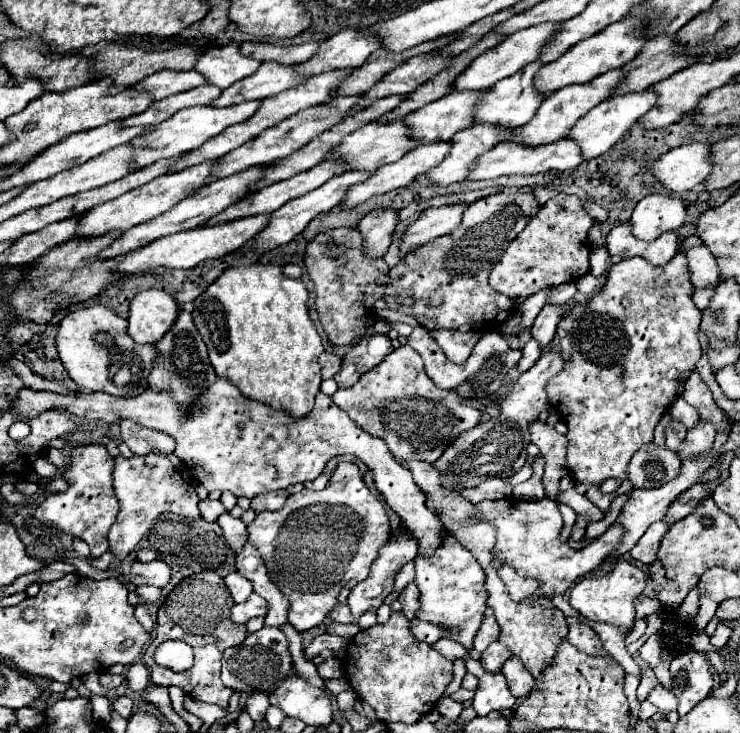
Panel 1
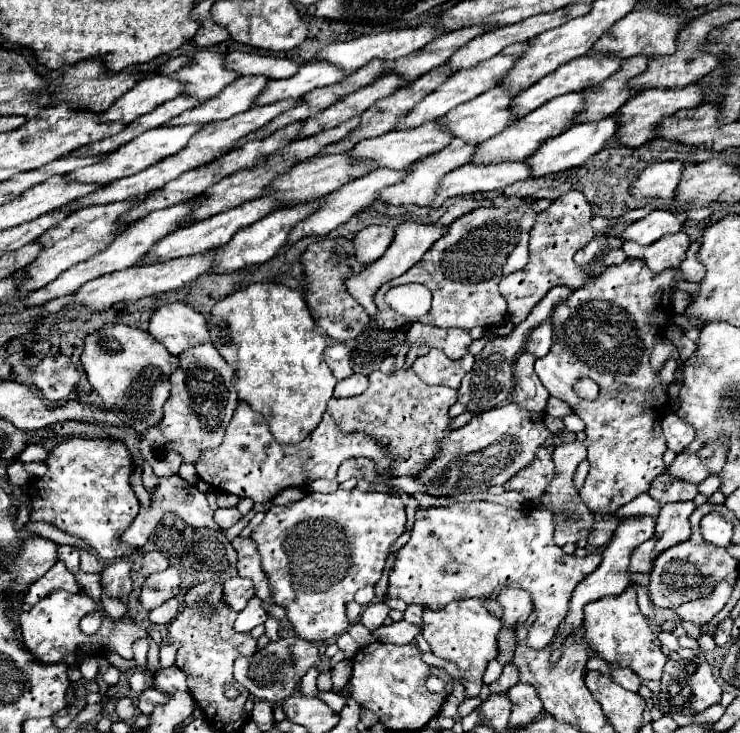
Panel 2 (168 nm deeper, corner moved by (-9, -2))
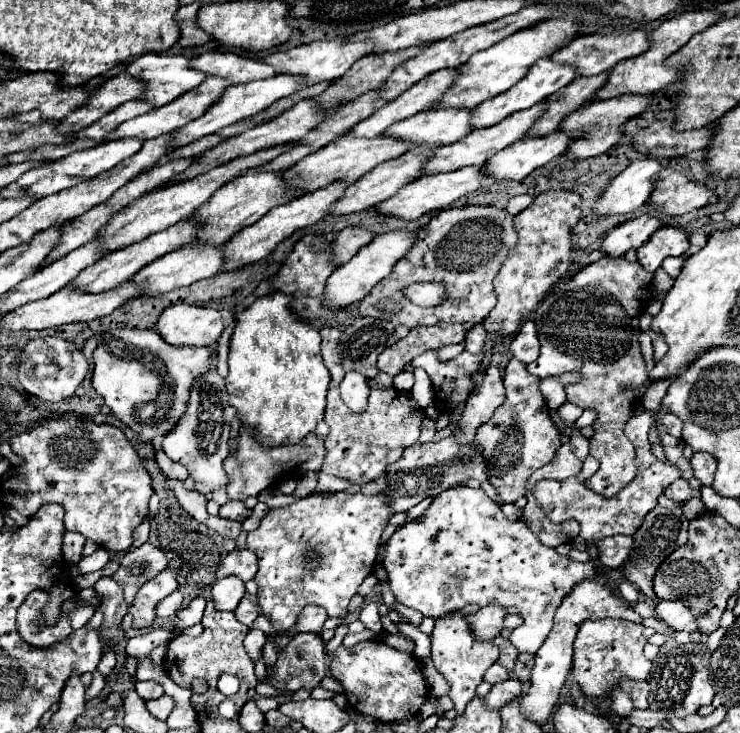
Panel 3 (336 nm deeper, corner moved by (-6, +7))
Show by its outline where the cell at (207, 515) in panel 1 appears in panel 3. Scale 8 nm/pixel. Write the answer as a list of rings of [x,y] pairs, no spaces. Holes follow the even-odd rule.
[[[228,501],[224,507],[220,507],[220,517],[232,519],[232,521],[244,521],[252,515],[252,509],[248,509],[242,501]]]

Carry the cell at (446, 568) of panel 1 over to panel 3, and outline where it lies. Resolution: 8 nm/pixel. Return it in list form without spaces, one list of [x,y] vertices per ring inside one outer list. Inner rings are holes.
[[[444,615],[442,619],[436,621],[436,627],[432,631],[432,659],[438,669],[438,673],[448,681],[450,691],[448,697],[454,701],[454,709],[458,715],[464,713],[466,705],[472,701],[476,695],[476,687],[484,681],[484,673],[488,671],[490,665],[498,661],[500,649],[494,647],[492,641],[478,641],[466,623],[462,615]]]

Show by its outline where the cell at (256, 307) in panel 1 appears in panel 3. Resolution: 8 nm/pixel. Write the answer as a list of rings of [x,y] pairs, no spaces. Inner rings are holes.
[[[270,293],[256,299],[248,309],[236,313],[236,327],[230,339],[230,373],[224,379],[226,391],[230,393],[230,405],[238,409],[242,425],[250,429],[254,439],[264,447],[300,443],[324,419],[330,373],[320,357],[320,333],[312,325],[296,321],[290,311],[290,301],[292,297],[284,293]]]

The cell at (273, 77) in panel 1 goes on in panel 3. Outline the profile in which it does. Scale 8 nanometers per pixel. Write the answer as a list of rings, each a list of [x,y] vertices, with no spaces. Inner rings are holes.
[[[206,77],[202,81],[202,85],[198,85],[196,89],[190,89],[188,93],[184,93],[182,97],[174,99],[172,103],[164,105],[164,107],[158,107],[158,109],[152,109],[148,113],[144,113],[142,117],[134,117],[130,121],[124,121],[122,125],[118,125],[118,129],[114,129],[112,133],[106,135],[106,141],[116,141],[116,139],[126,139],[126,137],[138,137],[140,141],[146,141],[150,137],[160,137],[164,133],[172,133],[174,129],[194,121],[196,117],[200,117],[202,113],[206,113],[206,109],[220,97],[220,93],[228,87],[228,81],[226,79],[220,79],[220,77]]]

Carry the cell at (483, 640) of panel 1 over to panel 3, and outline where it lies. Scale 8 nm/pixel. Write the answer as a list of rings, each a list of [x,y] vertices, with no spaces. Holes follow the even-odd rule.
[[[504,641],[504,643],[500,645],[500,657],[498,657],[498,663],[504,665],[508,671],[512,671],[516,657],[518,657],[518,649],[510,647],[510,641]]]

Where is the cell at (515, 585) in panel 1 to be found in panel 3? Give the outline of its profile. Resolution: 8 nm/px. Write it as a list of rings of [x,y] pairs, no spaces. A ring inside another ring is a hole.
[[[488,605],[488,607],[482,607],[474,615],[466,615],[466,621],[468,621],[472,633],[478,639],[490,641],[496,635],[500,635],[500,631],[504,629],[504,625],[502,625],[504,617],[506,617],[504,607],[500,607],[500,605]]]

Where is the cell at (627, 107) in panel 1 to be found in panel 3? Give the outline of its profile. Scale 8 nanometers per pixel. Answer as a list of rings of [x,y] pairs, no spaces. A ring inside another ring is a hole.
[[[560,131],[550,133],[546,137],[522,139],[502,149],[500,153],[488,157],[482,165],[482,173],[486,173],[486,177],[492,181],[522,181],[534,169],[562,155],[568,145],[570,137]]]

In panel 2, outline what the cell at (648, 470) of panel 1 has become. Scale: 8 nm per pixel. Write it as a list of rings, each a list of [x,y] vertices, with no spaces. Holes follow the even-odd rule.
[[[663,470],[651,482],[651,488],[649,488],[647,494],[653,496],[659,504],[679,502],[679,500],[693,500],[697,496],[697,484],[689,484],[689,482],[679,480],[679,478],[671,478],[671,474],[667,474],[667,470]]]

